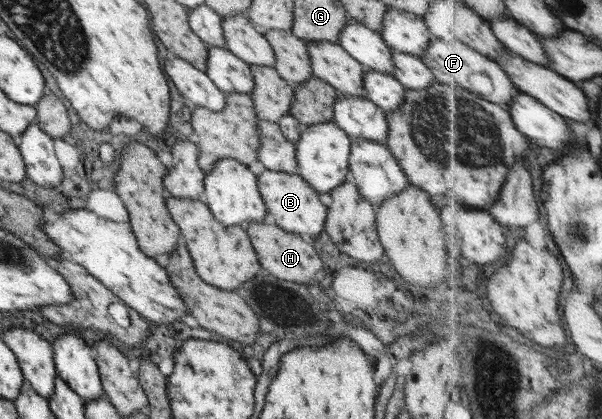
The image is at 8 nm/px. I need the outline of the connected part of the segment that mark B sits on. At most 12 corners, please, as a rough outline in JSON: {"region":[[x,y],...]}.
{"region":[[264,170],[268,220],[303,239],[324,232],[326,206],[297,174]]}

